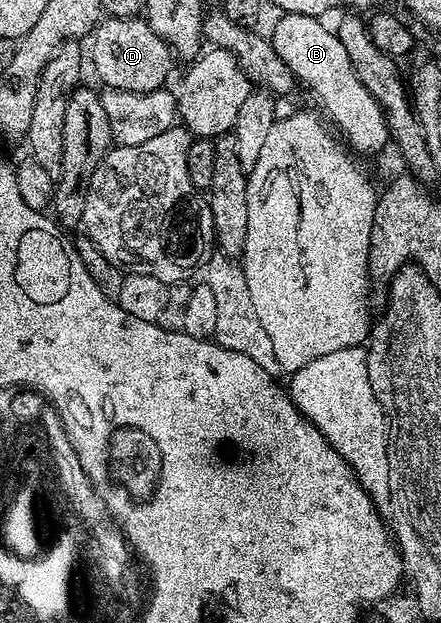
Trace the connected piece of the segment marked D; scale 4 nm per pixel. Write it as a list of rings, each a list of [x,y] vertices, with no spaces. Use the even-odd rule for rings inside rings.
[[[109,16],[108,18],[102,19],[98,23],[97,27],[93,29],[91,33],[91,41],[93,45],[90,46],[89,52],[87,48],[87,56],[93,59],[93,72],[102,80],[102,85],[105,88],[114,88],[115,90],[123,90],[124,92],[153,92],[156,88],[166,87],[167,81],[165,79],[169,76],[169,71],[173,68],[173,62],[175,63],[175,55],[172,49],[169,48],[168,43],[163,38],[157,36],[151,26],[148,24],[145,18],[138,18],[135,16]]]

